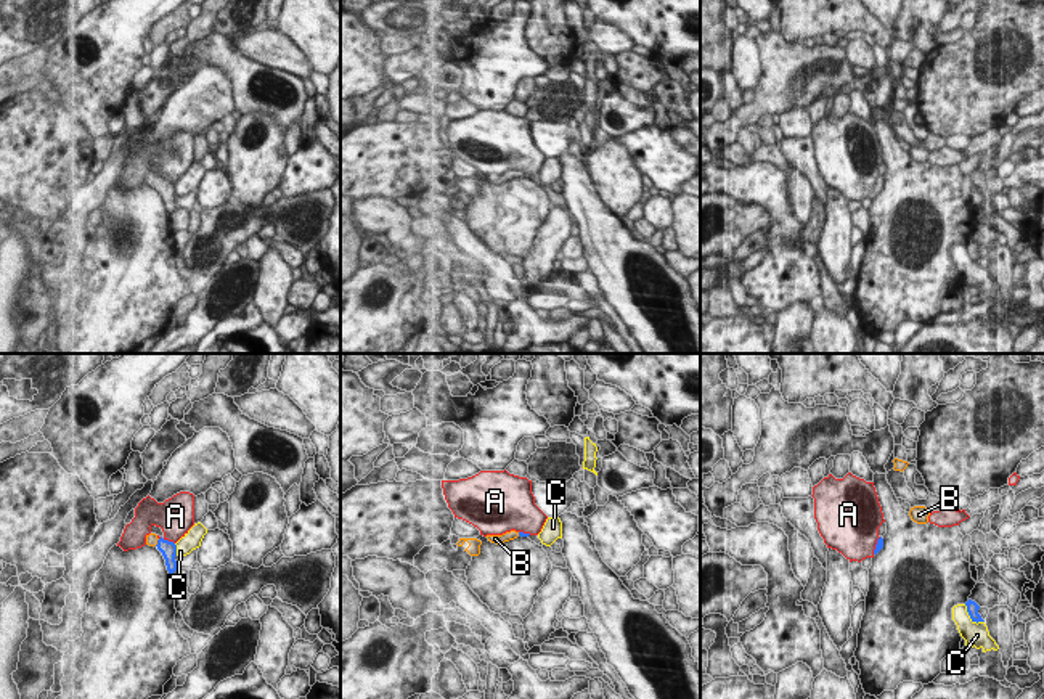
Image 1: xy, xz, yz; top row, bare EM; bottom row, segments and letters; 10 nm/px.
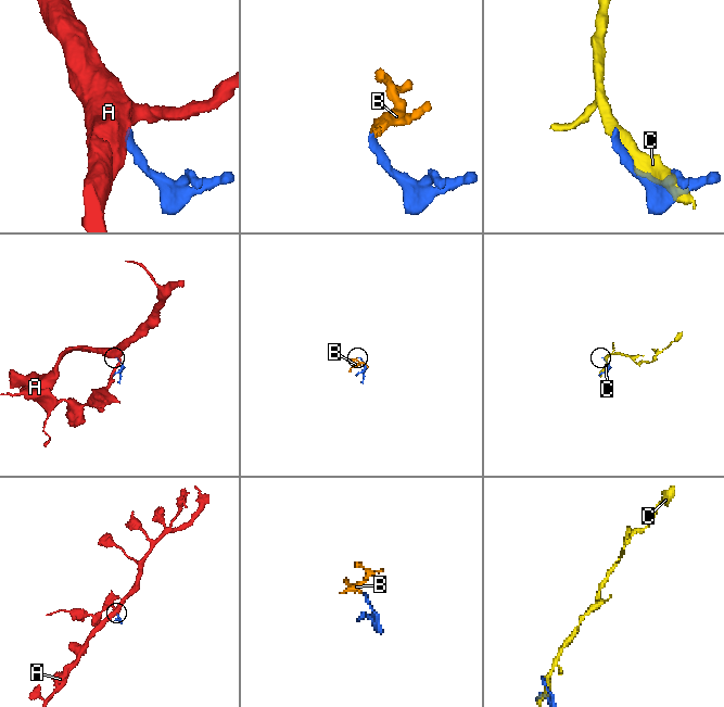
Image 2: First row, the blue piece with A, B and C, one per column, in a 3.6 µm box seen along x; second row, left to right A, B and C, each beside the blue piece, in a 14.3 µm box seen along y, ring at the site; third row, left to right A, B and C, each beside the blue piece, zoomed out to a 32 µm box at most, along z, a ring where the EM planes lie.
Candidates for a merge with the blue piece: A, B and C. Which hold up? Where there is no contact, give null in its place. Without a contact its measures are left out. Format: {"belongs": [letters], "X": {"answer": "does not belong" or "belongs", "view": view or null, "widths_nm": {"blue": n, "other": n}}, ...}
{"belongs": ["B"], "A": {"answer": "does not belong", "view": "xy", "widths_nm": {"blue": 160, "other": 360}}, "B": {"answer": "belongs", "view": "xy", "widths_nm": {"blue": 160, "other": 120}}, "C": {"answer": "does not belong", "view": "yz", "widths_nm": {"blue": 130, "other": 240}}}

